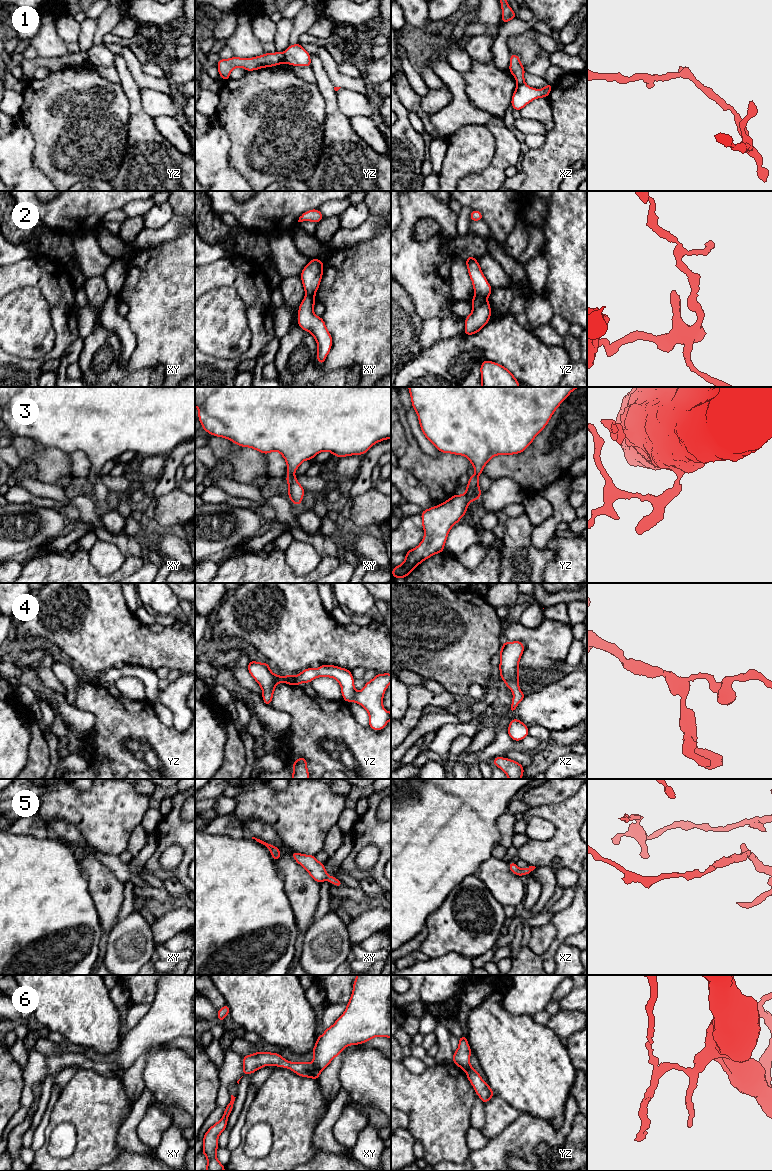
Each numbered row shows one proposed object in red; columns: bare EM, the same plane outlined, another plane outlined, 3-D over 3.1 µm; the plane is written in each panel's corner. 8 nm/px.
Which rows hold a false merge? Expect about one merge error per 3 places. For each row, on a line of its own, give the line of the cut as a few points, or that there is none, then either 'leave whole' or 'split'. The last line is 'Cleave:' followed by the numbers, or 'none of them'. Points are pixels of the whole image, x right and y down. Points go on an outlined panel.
1: cut in yz along (282, 53), (285, 61); split
2: cut in yz along (475, 294), (486, 299); split
3: no cut; leave whole
4: no cut; leave whole
5: no cut; leave whole
6: cut in xy along (312, 1063), (320, 1071); split
Cleave: 1, 2, 6

